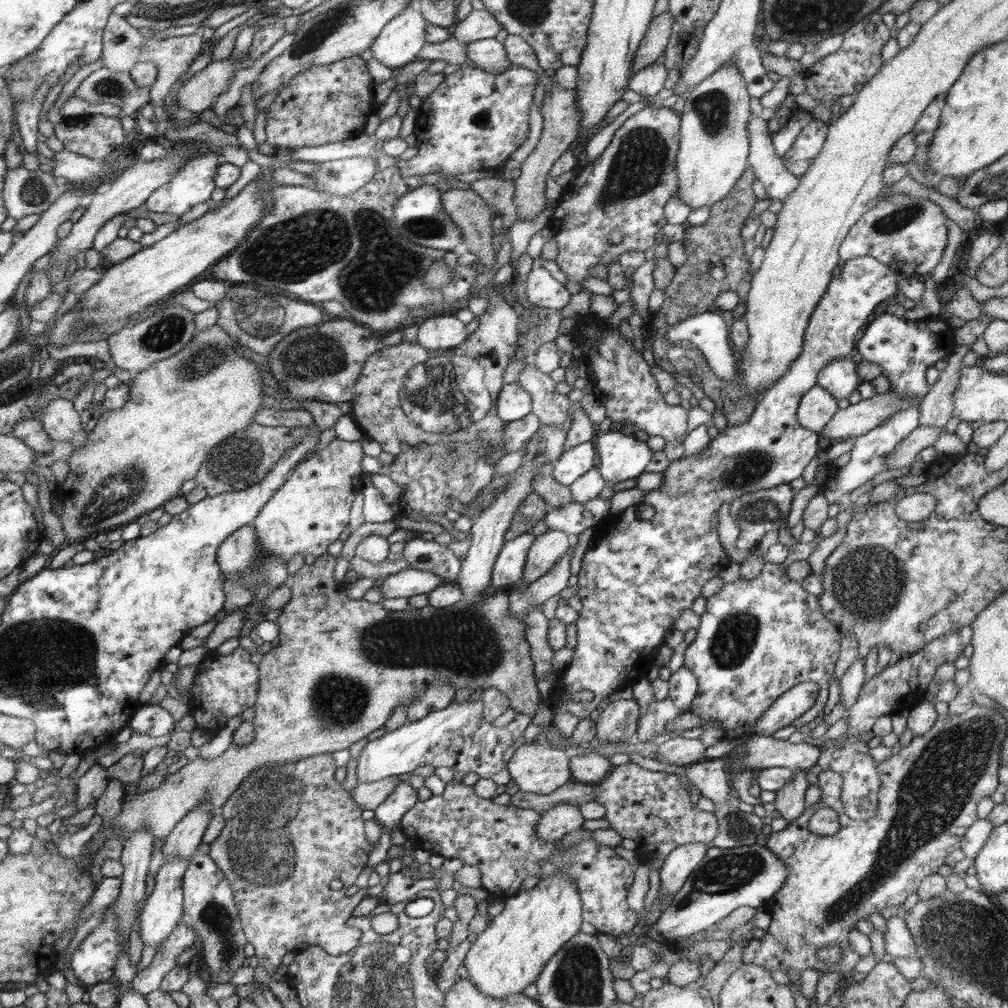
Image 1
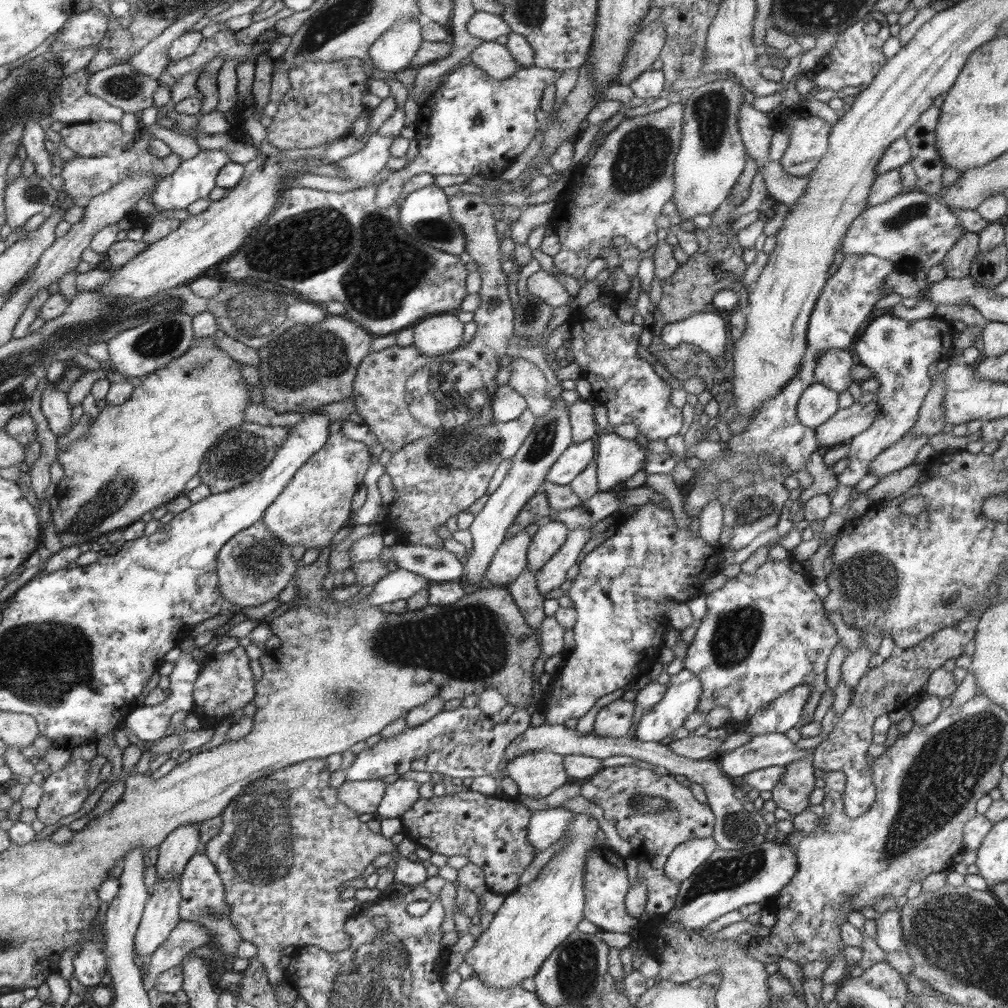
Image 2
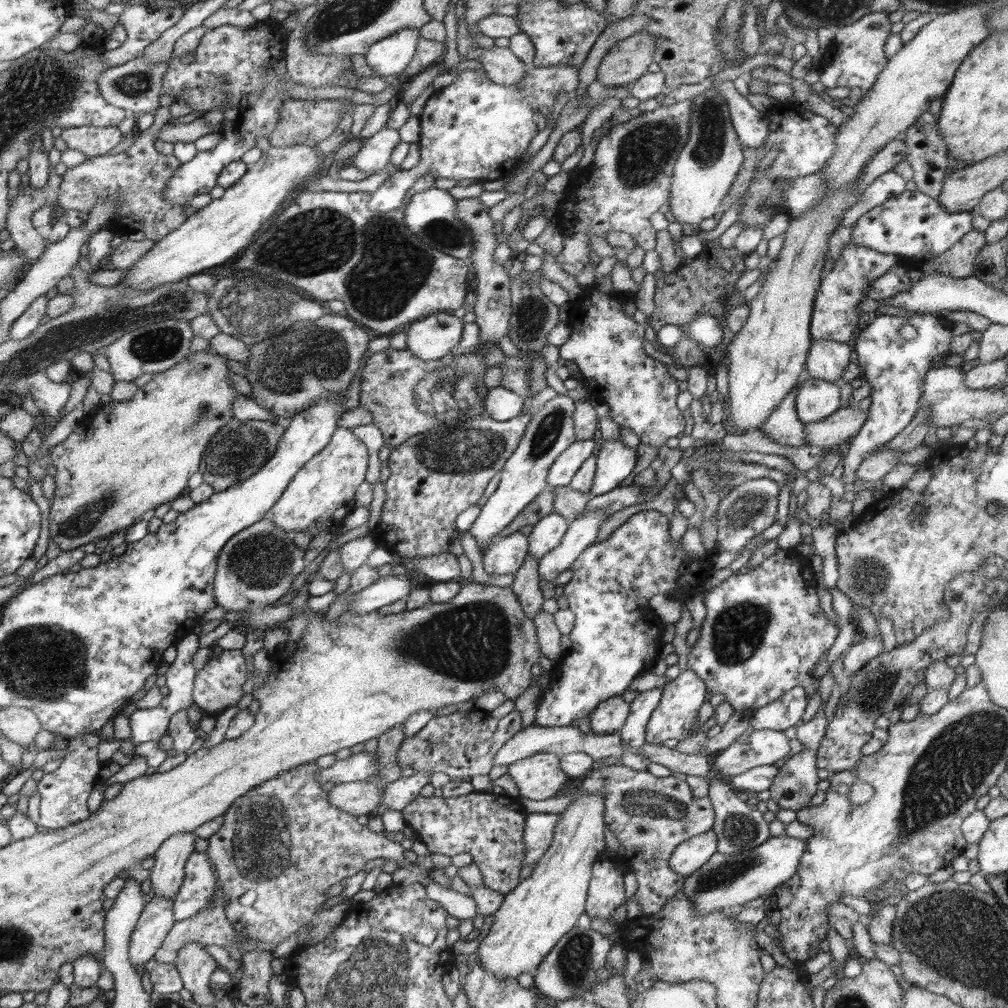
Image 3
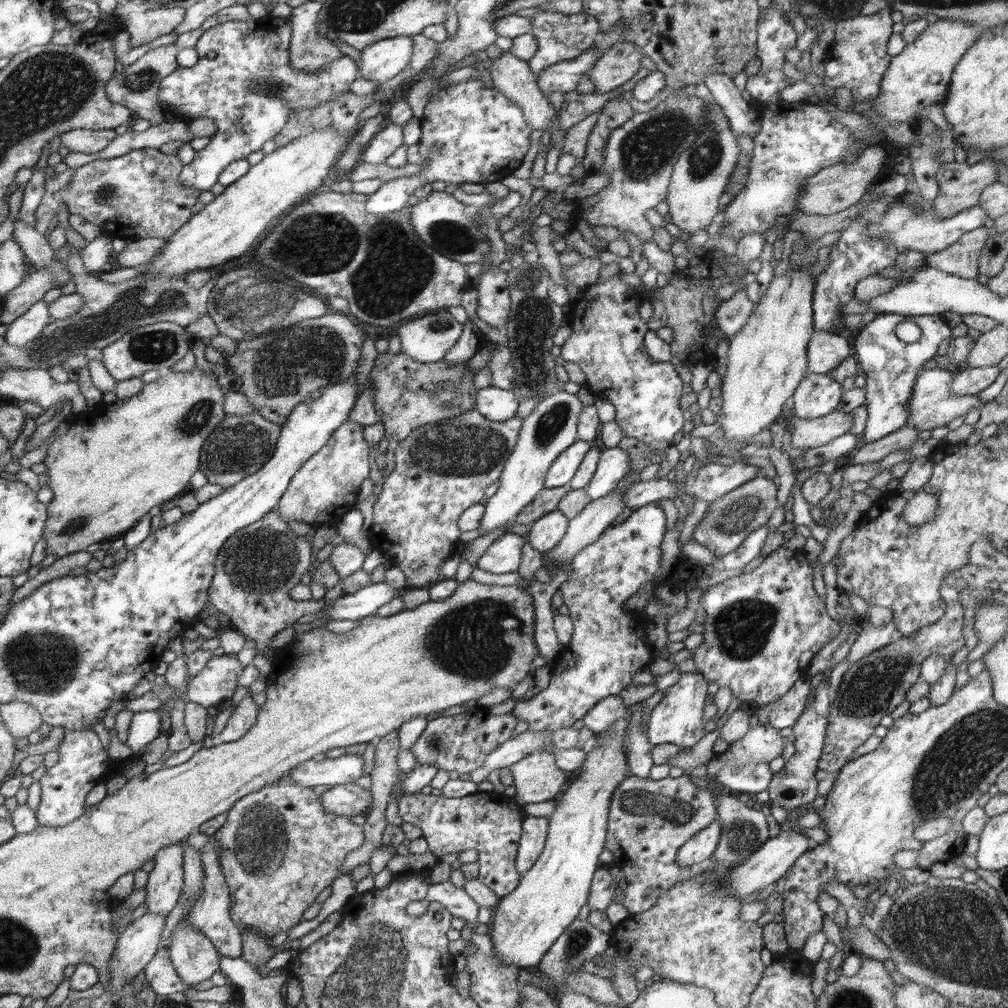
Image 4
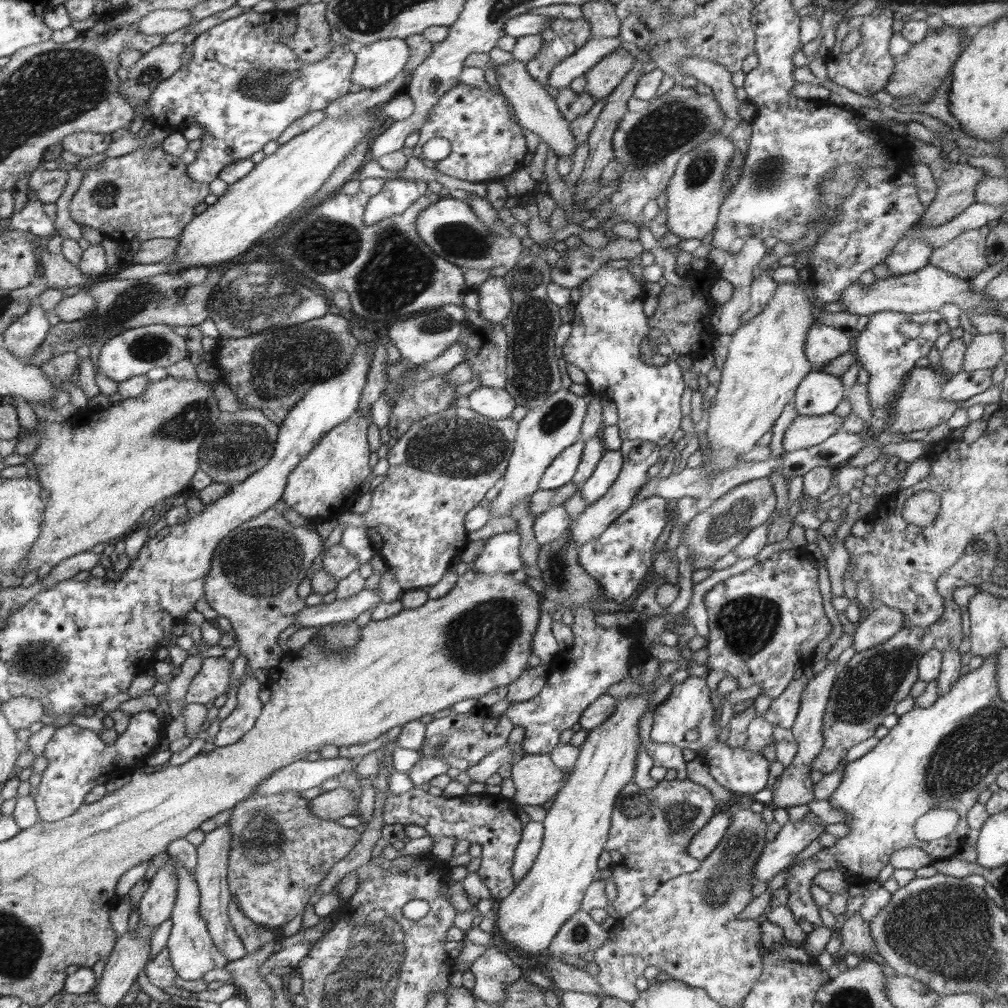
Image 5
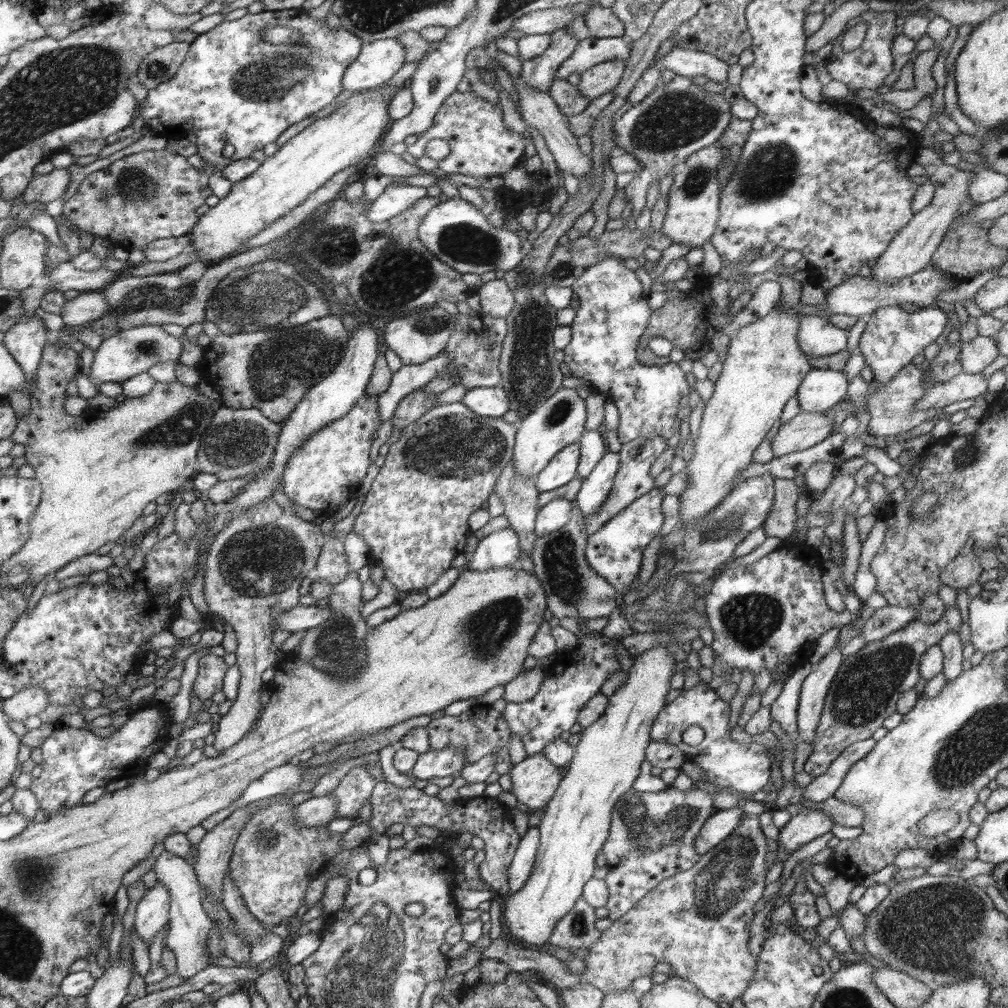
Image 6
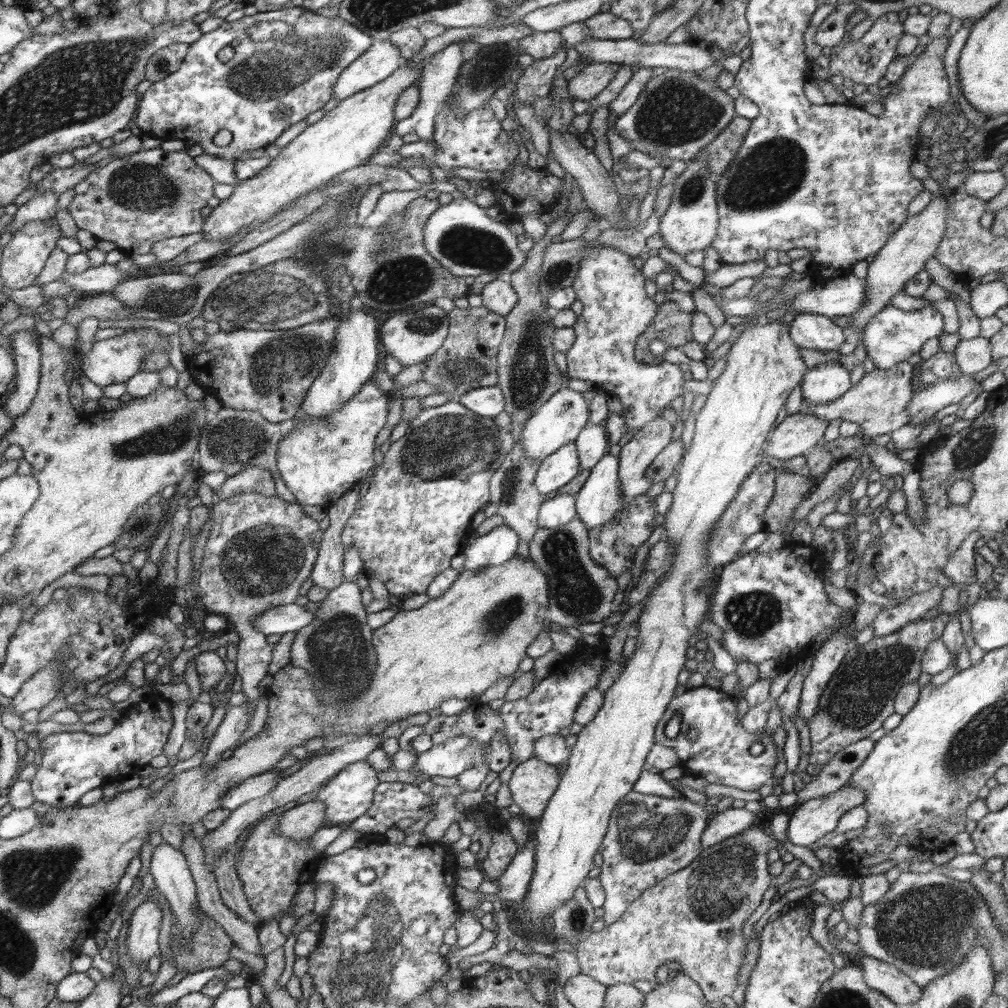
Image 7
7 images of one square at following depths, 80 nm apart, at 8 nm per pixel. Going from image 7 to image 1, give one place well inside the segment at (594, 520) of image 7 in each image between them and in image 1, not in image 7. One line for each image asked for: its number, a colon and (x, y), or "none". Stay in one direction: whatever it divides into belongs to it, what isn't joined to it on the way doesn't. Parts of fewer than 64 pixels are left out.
1: (621, 456)
2: (617, 458)
3: (615, 461)
4: (614, 463)
5: (607, 470)
6: (595, 487)

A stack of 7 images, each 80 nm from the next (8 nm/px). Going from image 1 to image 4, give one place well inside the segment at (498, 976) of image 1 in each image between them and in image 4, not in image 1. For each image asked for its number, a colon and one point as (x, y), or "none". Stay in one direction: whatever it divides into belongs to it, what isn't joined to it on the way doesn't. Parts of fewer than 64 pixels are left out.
2: (533, 920)
3: (545, 906)
4: (525, 924)

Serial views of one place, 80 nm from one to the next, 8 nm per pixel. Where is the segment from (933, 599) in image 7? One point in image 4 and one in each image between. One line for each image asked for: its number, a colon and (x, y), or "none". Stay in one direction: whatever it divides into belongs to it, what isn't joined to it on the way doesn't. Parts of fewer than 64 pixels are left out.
4: (870, 638)
5: (884, 622)
6: (885, 621)

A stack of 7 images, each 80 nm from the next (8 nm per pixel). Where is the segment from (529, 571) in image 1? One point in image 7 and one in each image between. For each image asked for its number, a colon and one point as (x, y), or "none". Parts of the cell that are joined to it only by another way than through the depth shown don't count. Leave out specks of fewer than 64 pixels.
2: (551, 535)
3: (547, 533)
4: (545, 533)
5: (551, 525)
6: (554, 514)
7: (554, 512)

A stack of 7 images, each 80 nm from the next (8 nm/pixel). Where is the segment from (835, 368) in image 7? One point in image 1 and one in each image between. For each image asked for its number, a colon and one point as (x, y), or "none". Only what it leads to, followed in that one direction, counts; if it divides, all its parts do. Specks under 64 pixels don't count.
1: (817, 407)
2: (817, 404)
3: (816, 399)
4: (817, 395)
5: (818, 394)
6: (820, 390)

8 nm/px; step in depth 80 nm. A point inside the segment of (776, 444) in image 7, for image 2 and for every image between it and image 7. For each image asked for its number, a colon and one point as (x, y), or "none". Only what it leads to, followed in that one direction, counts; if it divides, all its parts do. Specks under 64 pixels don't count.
2: (846, 423)
3: (840, 426)
4: (808, 434)
5: (805, 431)
6: (805, 430)

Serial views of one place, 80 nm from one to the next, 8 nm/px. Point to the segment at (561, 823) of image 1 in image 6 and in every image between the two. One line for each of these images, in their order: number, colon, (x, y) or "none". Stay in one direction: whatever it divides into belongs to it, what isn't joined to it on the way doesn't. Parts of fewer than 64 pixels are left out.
2: (546, 827)
3: (539, 828)
4: (535, 829)
5: (527, 850)
6: (521, 867)

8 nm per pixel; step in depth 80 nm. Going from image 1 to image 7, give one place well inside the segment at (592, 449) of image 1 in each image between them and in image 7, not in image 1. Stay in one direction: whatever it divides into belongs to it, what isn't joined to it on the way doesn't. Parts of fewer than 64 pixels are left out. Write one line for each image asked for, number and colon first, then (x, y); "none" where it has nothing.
2: (574, 460)
3: (564, 468)
4: (562, 470)
5: (561, 471)
6: (562, 468)
7: (556, 470)

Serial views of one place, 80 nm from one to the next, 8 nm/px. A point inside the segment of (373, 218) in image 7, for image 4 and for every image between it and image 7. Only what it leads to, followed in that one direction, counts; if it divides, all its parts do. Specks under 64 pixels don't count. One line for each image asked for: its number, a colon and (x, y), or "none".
4: (484, 136)
5: (396, 196)
6: (396, 199)

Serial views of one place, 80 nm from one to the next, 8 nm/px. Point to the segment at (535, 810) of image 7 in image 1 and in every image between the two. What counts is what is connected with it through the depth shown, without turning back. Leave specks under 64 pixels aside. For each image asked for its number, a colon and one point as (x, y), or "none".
1: (535, 767)
2: (537, 773)
3: (539, 777)
4: (537, 778)
5: (537, 779)
6: (535, 779)

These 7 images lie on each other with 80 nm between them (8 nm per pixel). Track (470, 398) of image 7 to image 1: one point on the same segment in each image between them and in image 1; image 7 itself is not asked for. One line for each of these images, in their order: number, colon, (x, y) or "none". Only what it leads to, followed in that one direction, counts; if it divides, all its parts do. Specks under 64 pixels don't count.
1: (513, 402)
2: (507, 404)
3: (501, 404)
4: (497, 404)
5: (494, 403)
6: (493, 402)

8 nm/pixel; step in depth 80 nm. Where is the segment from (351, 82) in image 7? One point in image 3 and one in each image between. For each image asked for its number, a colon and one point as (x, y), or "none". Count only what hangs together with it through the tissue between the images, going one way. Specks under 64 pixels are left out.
3: (389, 57)
4: (384, 60)
5: (376, 64)
6: (379, 61)

